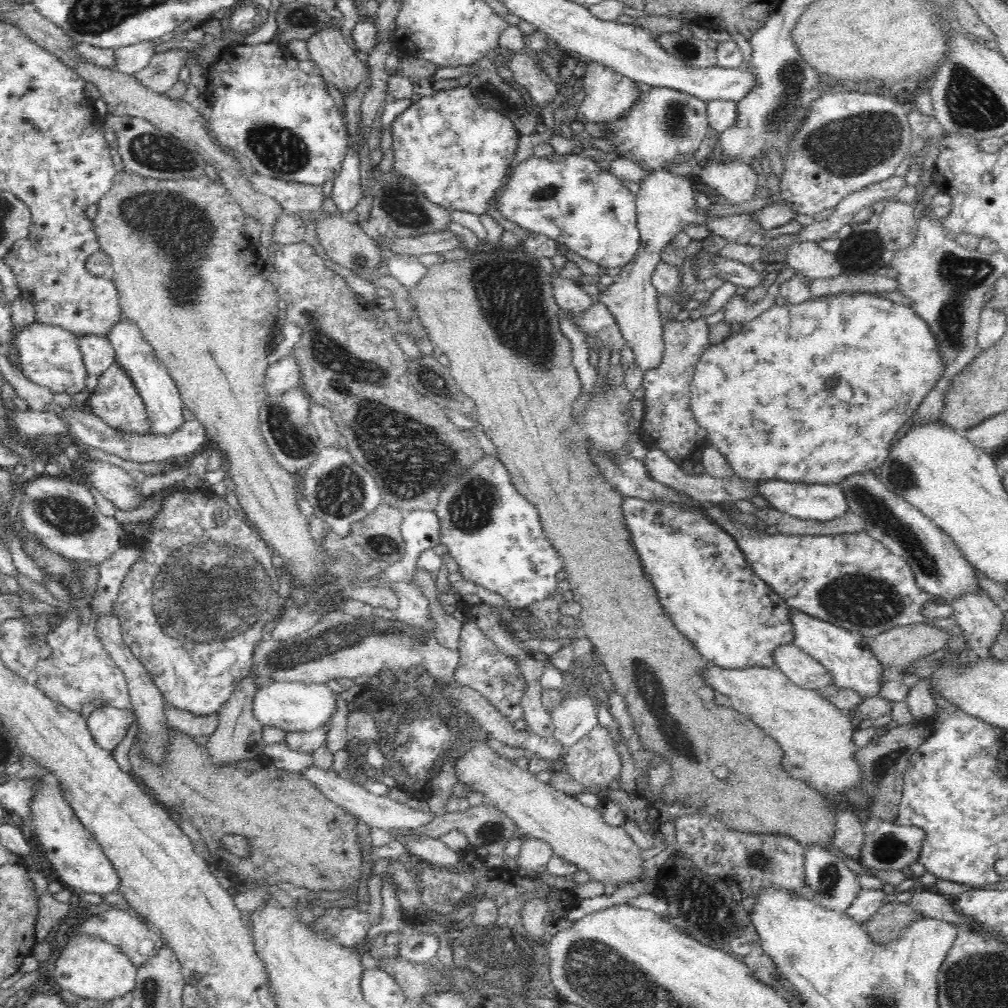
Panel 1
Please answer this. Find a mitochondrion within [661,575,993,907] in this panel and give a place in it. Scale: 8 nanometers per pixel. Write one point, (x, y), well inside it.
(887, 763)

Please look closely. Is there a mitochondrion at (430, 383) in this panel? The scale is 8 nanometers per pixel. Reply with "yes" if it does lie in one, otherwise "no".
yes

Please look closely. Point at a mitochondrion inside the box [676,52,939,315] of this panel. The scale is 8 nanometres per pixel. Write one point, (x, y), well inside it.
(845, 148)

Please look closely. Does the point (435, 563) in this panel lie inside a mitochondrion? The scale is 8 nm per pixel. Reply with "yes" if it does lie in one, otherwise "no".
no

